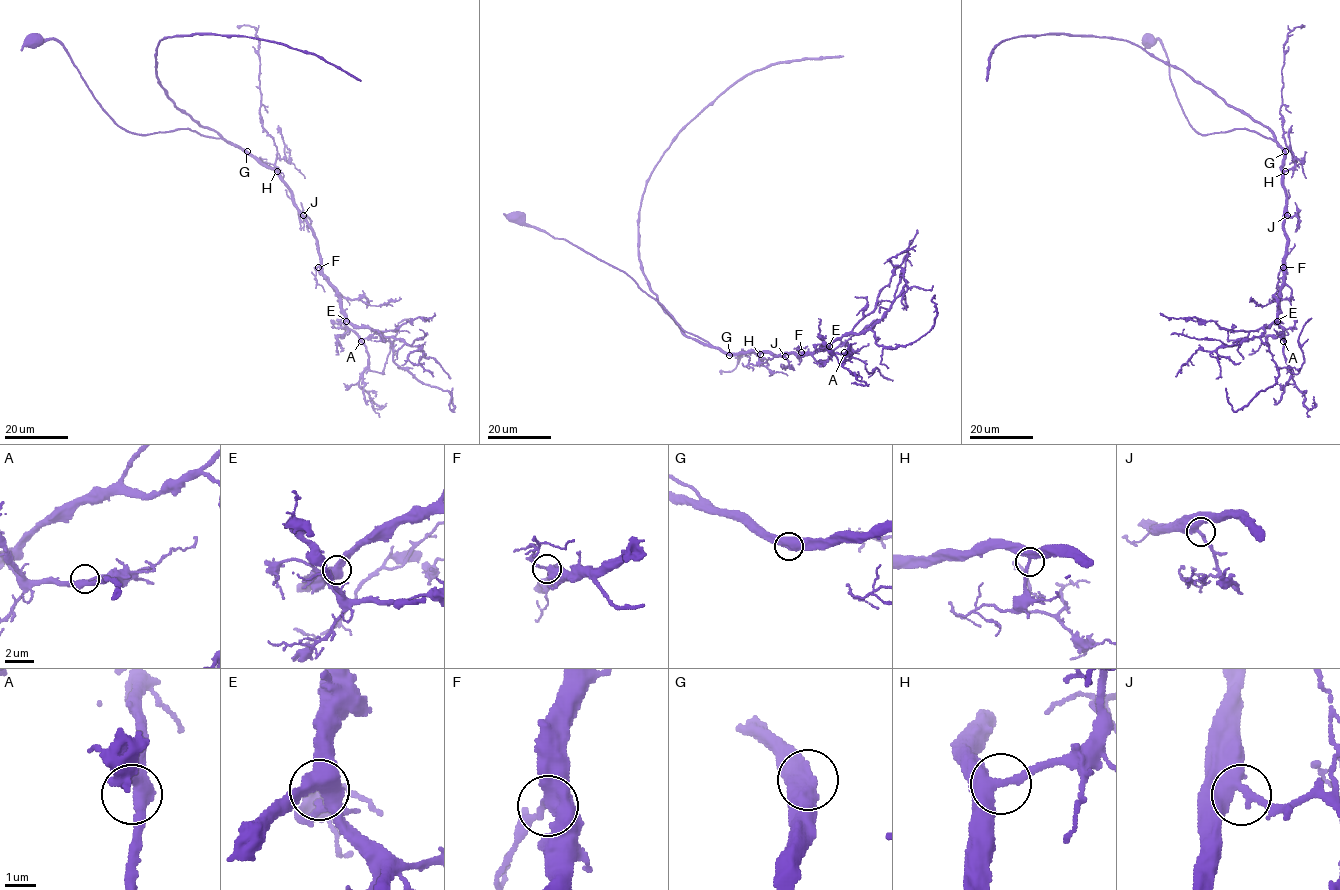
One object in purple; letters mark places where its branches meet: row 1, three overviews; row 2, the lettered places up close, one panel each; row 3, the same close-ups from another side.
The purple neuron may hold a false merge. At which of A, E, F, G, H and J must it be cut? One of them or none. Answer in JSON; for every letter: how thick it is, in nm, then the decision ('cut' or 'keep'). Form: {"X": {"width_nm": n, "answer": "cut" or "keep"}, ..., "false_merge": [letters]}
{"A": {"width_nm": 380, "answer": "keep"}, "E": {"width_nm": 500, "answer": "keep"}, "F": {"width_nm": 440, "answer": "keep"}, "G": {"width_nm": 550, "answer": "keep"}, "H": {"width_nm": 360, "answer": "keep"}, "J": {"width_nm": 360, "answer": "keep"}, "false_merge": []}

